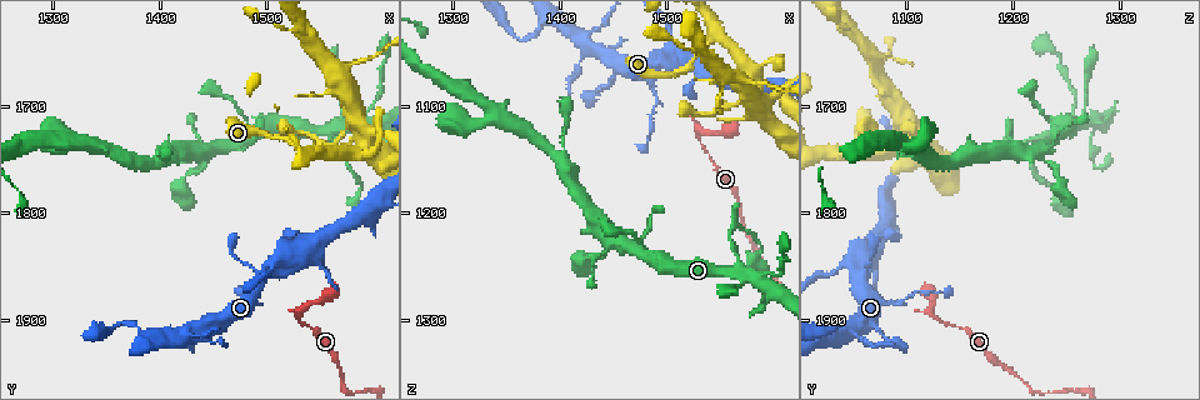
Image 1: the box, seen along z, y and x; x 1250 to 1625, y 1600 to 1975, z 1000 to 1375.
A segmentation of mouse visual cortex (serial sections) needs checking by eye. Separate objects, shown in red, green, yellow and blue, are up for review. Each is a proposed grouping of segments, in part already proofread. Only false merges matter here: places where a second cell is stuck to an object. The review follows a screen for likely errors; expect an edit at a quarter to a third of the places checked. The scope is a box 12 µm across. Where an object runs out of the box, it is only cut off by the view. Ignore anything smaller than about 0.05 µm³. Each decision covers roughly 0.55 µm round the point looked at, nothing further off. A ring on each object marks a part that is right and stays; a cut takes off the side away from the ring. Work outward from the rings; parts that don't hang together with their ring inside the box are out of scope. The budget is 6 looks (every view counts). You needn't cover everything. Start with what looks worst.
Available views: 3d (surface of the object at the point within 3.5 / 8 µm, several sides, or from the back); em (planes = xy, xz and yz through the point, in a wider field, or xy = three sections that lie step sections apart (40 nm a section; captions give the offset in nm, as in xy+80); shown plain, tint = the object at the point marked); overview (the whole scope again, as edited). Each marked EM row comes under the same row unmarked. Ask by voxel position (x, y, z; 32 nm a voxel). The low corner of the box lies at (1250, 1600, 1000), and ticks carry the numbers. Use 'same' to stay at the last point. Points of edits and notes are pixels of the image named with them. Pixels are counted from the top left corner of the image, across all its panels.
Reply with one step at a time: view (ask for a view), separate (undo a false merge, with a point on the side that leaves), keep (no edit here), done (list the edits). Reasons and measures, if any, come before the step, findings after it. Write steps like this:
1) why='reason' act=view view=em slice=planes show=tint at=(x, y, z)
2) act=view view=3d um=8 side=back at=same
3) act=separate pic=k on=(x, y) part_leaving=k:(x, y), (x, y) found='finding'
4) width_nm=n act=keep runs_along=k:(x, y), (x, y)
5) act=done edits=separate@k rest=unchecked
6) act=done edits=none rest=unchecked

why='abrupt turn' act=view view=3d um=3.5 at=(1532, 1896, 1122)

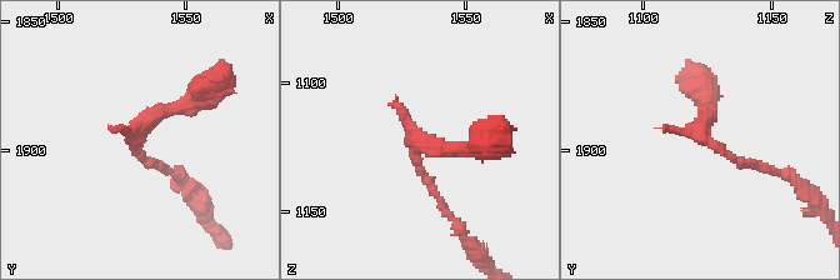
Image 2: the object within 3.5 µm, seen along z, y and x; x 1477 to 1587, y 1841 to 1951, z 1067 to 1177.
why='need the tissue' act=view view=em slice=xy step=1 show=tint at=(1530, 1894, 1124)

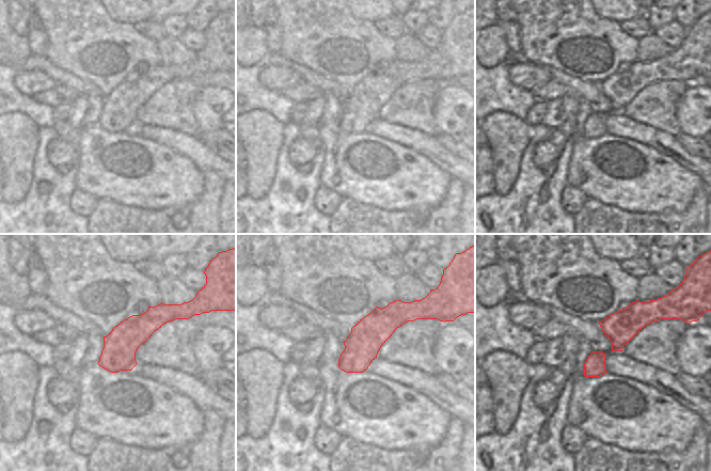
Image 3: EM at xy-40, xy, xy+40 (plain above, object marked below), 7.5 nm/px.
act=keep runs_along=2:(763, 168), (699, 133), (703, 90) found='continuous, no second cell'

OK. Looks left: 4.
why='branch point' act=view view=3d um=3.5 side=back at=(1494, 1864, 1058)

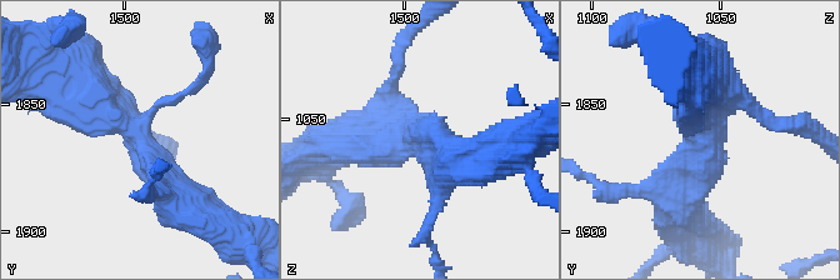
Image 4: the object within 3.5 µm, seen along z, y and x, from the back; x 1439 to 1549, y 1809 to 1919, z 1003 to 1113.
why='shape alone is not enough' act=view view=em slice=planes show=tint at=(1495, 1861, 1057)

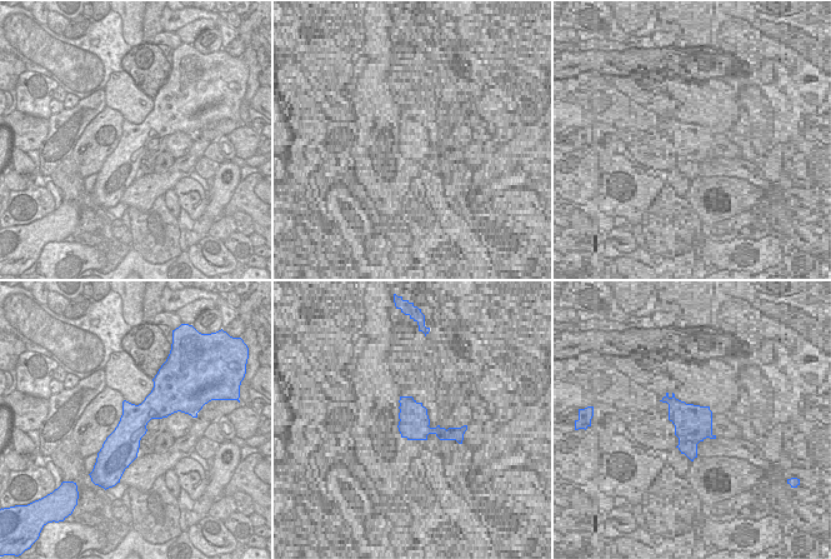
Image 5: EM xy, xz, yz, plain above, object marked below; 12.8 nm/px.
act=view view=em slice=xy step=5 show=tint at=same

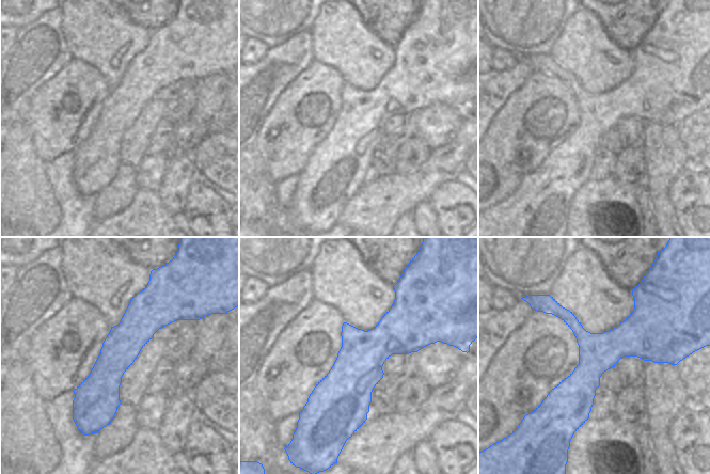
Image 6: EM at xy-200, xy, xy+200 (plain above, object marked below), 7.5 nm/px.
width_nm=380 act=keep runs_along=6:(141, 295), (105, 421) found='one cell here'

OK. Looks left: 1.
act=done edits=none rest=unchecked

